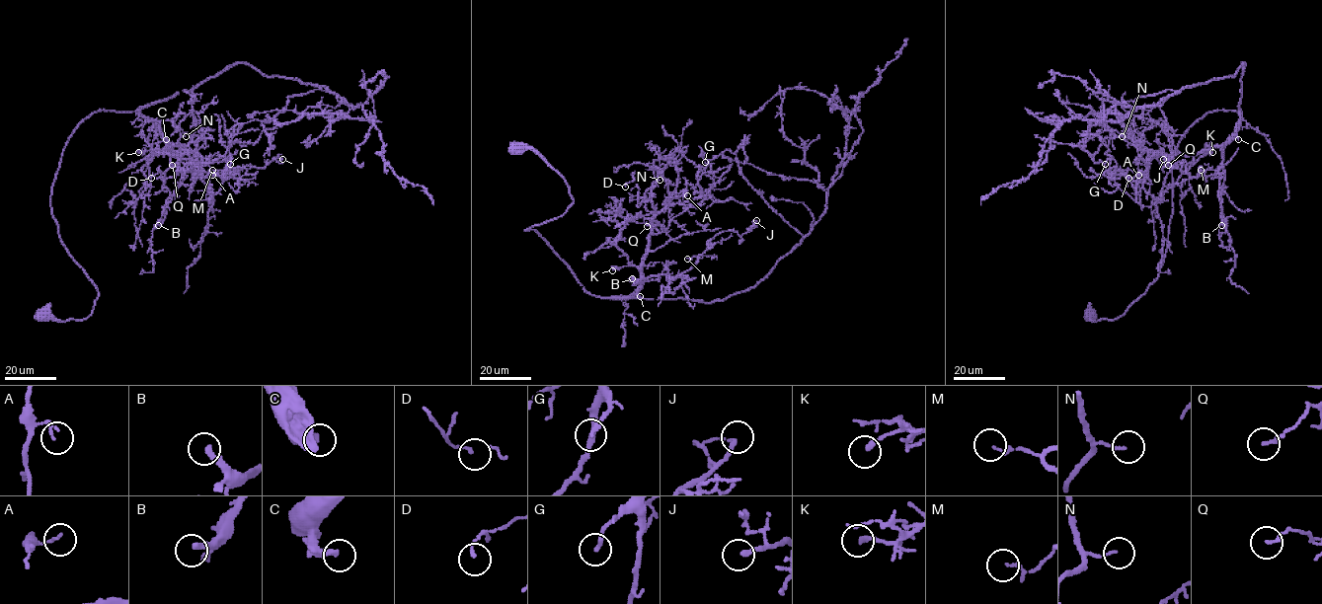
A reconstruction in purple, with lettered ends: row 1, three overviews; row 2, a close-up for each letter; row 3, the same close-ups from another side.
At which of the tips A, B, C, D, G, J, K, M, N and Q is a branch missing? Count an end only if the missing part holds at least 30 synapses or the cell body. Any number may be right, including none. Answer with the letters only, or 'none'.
B

